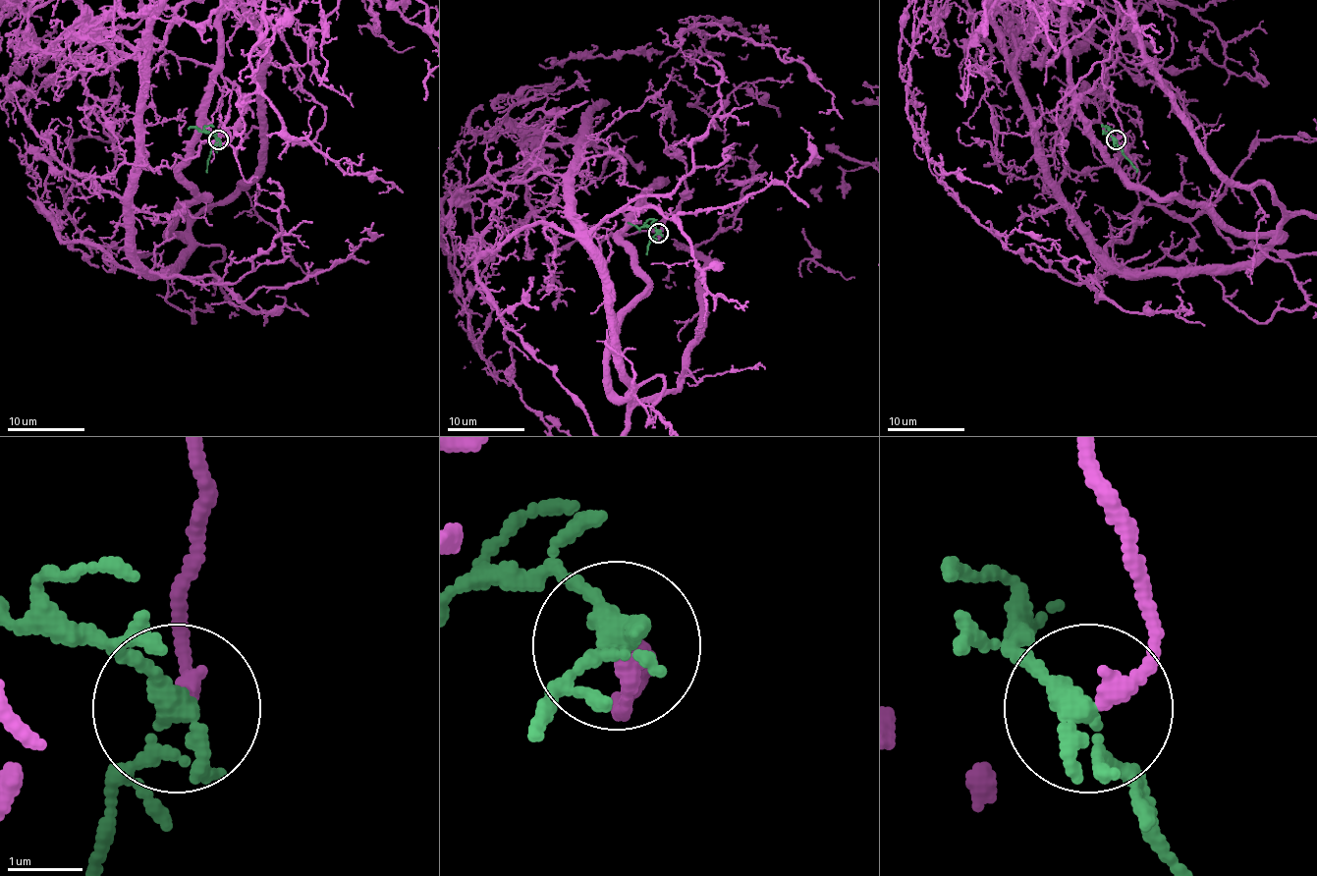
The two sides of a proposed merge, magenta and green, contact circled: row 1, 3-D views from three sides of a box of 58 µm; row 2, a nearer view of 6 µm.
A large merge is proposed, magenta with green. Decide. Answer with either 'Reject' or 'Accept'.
Accept

